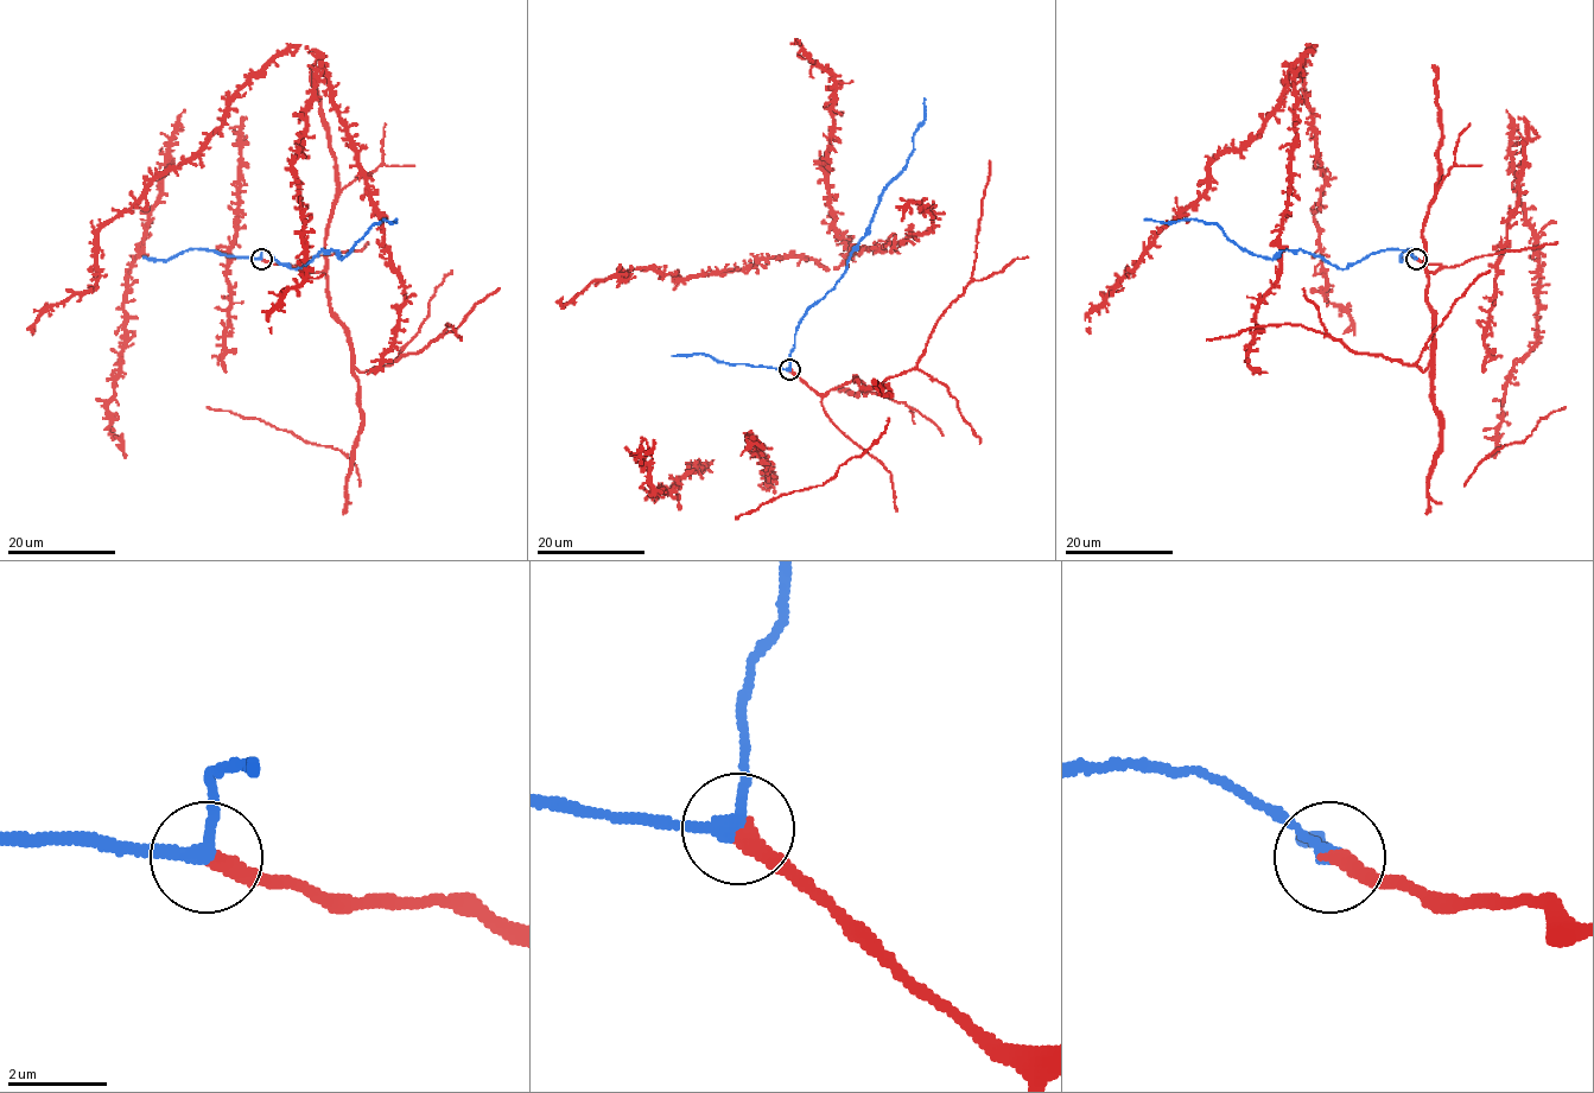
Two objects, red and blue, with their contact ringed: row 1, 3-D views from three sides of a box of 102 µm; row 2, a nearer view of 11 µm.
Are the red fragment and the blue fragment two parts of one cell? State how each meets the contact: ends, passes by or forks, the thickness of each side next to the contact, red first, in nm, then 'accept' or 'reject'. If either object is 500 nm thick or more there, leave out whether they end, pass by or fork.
red ends there; blue passes by; 360 nm thick on the red side, 280 nm on the other; accept

